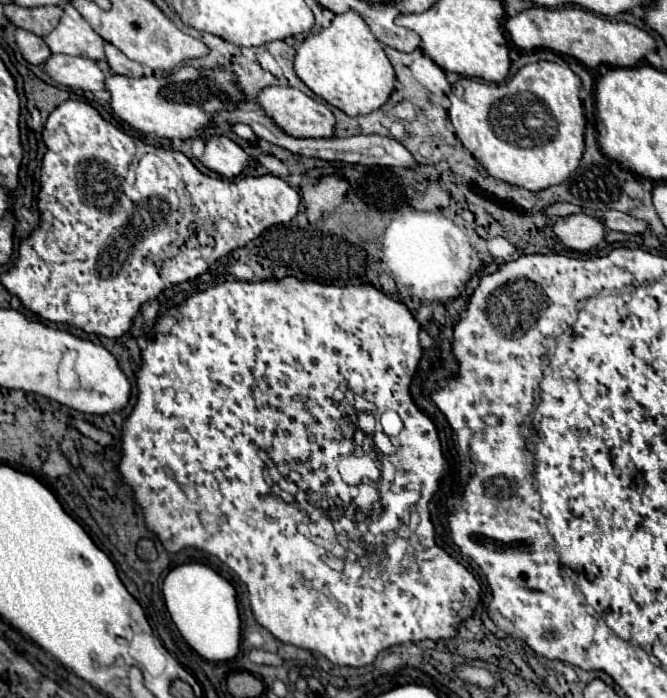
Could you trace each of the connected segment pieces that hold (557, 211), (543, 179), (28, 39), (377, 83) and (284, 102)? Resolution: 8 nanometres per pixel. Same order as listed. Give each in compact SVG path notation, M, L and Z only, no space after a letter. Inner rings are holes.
M554 203L552 207L548 207L544 213L548 215L548 217L552 217L552 215L574 215L574 213L580 213L580 211L584 211L582 207L572 207L572 205L568 205L568 203Z
M530 63L510 81L496 85L460 79L452 85L448 115L456 137L492 177L528 191L544 191L566 181L584 153L580 79L566 64Z
M14 29L12 35L14 35L14 43L16 43L18 51L22 53L22 57L28 63L40 65L50 55L50 49L48 49L48 45L44 43L42 37L38 37L30 31L24 31L24 29Z
M354 11L336 15L330 27L306 37L296 51L294 71L314 95L328 105L342 109L350 117L368 115L380 109L388 101L396 83L394 69L384 55L380 41Z
M276 85L264 87L262 91L258 91L258 105L266 113L266 117L270 117L276 123L276 127L290 137L296 137L296 139L332 137L332 123L334 123L332 111L326 105L316 103L314 99L310 99L308 95L304 95L302 91L294 87L276 87Z

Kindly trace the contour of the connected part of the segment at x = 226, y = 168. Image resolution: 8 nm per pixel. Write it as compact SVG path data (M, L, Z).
M210 137L204 143L204 153L198 159L204 167L222 177L240 175L250 161L250 157L228 137Z

